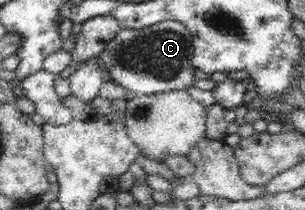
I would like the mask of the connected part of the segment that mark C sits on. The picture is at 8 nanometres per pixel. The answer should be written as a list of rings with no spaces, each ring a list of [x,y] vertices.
[[[165,20],[141,29],[120,29],[99,58],[108,67],[109,79],[122,85],[130,95],[153,95],[194,86],[193,54],[193,38],[187,26]]]

